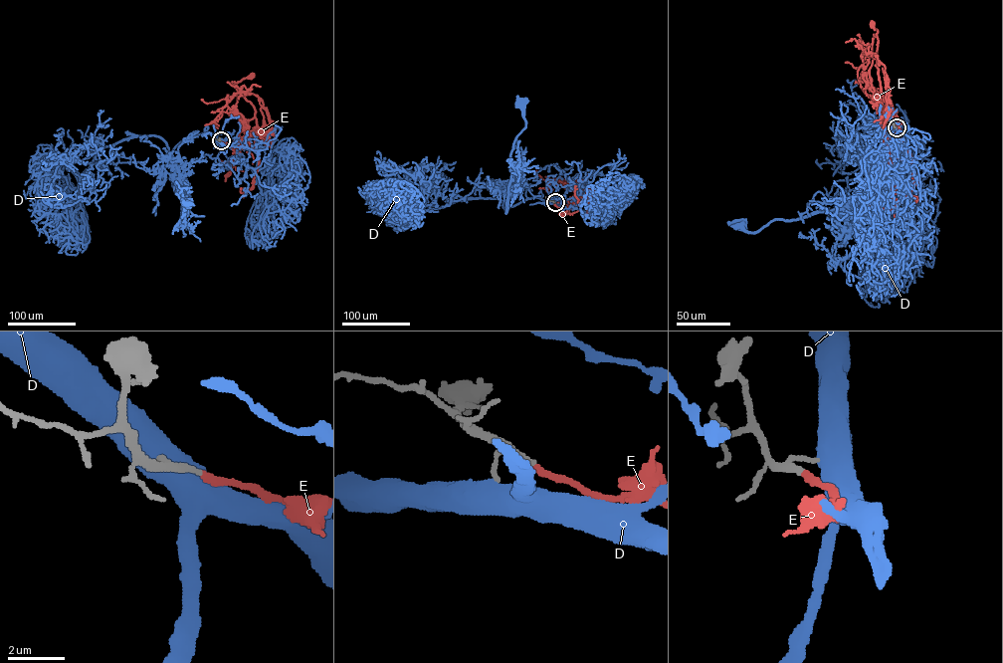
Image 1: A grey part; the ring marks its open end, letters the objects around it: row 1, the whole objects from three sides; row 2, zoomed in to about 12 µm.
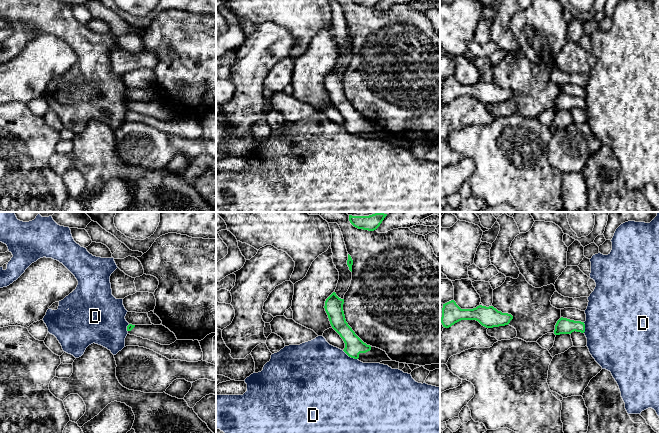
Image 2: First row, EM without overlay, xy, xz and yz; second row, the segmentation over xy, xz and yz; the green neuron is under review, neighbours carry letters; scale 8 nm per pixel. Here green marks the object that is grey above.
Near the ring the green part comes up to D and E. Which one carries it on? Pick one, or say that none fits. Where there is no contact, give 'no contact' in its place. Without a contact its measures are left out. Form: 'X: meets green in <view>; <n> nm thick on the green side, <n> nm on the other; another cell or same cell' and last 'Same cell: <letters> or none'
D: meets green in xz; 150 nm thick on the green side, 480 nm on the other; another cell
E: no contact; same cell
Same cell: E

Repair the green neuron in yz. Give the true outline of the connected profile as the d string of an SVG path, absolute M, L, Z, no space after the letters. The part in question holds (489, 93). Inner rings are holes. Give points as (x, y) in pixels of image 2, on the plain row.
M454 76L443 80L441 99L449 104L461 96L476 96L486 104L505 102L510 99L513 92L502 89L493 82L479 81L473 85L461 85Z

